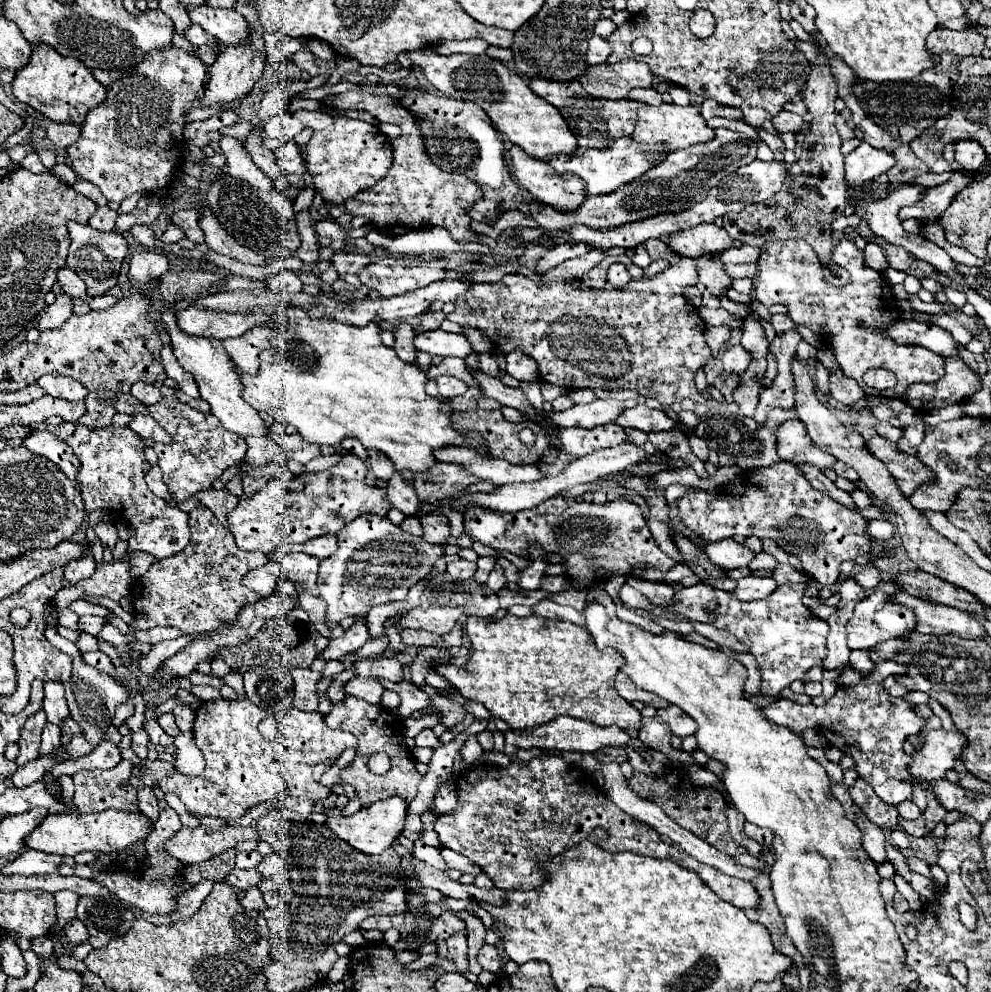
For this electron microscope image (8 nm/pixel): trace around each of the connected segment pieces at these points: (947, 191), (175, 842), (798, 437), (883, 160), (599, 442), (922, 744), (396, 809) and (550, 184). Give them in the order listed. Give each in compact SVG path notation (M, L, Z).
M954 173L950 177L950 181L938 185L934 189L928 189L924 199L918 205L900 209L900 219L908 219L914 215L914 219L918 219L922 223L932 223L934 219L938 219L942 215L942 211L946 211L946 207L954 199L954 195L958 191L962 191L962 187L966 187L968 181L970 181L970 173Z
M182 827L170 837L170 843L166 843L166 853L184 865L190 865L208 861L240 841L256 839L256 835L254 827Z
M790 419L784 423L784 435L778 435L778 455L790 463L812 463L818 469L834 467L836 459L826 455L826 451L814 447L810 437L806 435L806 427L798 419Z
M862 143L850 155L846 155L846 183L850 187L862 187L874 177L888 173L894 165L896 159L892 153Z
M614 423L600 425L594 429L580 429L580 427L560 429L558 437L562 441L562 449L572 457L582 457L602 447L616 447L626 443L624 429Z
M922 729L904 743L904 751L914 759L908 771L928 781L944 779L946 771L954 769L954 763L960 759L964 745L966 735L960 731Z
M388 797L374 803L368 809L360 809L350 817L328 817L326 827L356 851L362 851L366 855L378 855L394 843L394 839L404 829L404 821L406 821L406 801L400 797Z
M512 147L510 149L512 155L512 163L514 163L514 175L518 179L518 183L528 189L538 201L552 205L554 209L558 209L560 213L568 213L568 211L576 211L584 201L586 201L586 183L582 183L582 179L578 175L566 173L566 175L558 175L548 161L538 161L528 157L520 147Z

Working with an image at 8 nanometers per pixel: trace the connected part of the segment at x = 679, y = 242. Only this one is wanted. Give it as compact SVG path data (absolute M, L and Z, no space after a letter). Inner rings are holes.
M702 223L692 229L670 233L666 245L682 257L700 257L704 251L724 251L732 247L732 237L714 223Z

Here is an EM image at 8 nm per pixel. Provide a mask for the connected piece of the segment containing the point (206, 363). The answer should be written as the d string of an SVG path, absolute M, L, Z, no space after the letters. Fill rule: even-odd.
M174 305L168 307L166 311L162 311L162 321L168 327L168 333L170 333L170 339L172 339L170 345L174 349L174 355L176 355L178 363L182 365L184 371L188 371L188 373L194 375L202 399L210 403L212 415L216 415L220 419L222 427L228 429L228 431L232 431L232 433L238 433L242 437L246 437L246 435L256 435L256 437L258 435L264 435L266 433L266 427L264 427L258 411L252 409L242 399L242 383L240 383L240 377L234 373L234 363L228 357L228 353L224 351L222 341L220 339L210 339L210 337L186 335L178 327L178 323L176 323Z

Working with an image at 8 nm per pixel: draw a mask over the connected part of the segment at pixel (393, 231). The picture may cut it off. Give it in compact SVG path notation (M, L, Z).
M366 91L340 93L338 97L334 97L334 107L338 107L340 111L364 109L372 113L378 121L394 123L402 129L402 135L392 141L394 163L388 175L372 189L360 191L352 199L348 199L344 203L346 211L350 211L352 215L366 213L366 219L370 215L370 219L374 221L374 229L390 237L404 235L408 231L422 227L436 227L436 225L446 227L456 241L476 241L480 237L470 229L470 217L466 215L466 211L478 199L482 199L482 189L470 179L466 179L464 175L444 173L432 163L432 159L424 151L424 141L418 133L418 123L414 123L414 119L408 115L406 109L394 105L394 99L388 95L374 95Z

